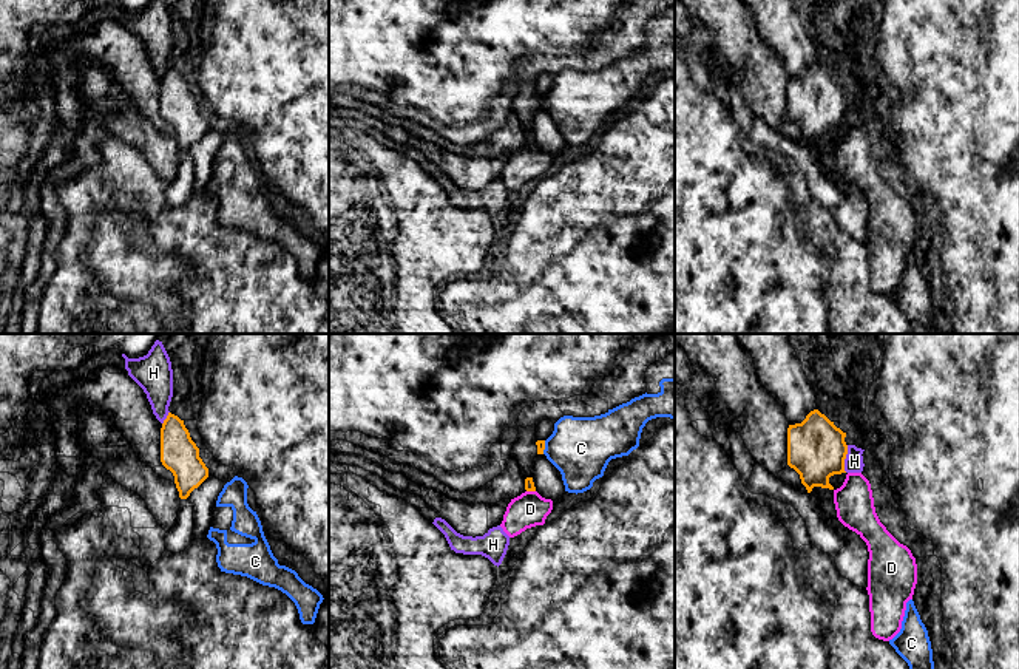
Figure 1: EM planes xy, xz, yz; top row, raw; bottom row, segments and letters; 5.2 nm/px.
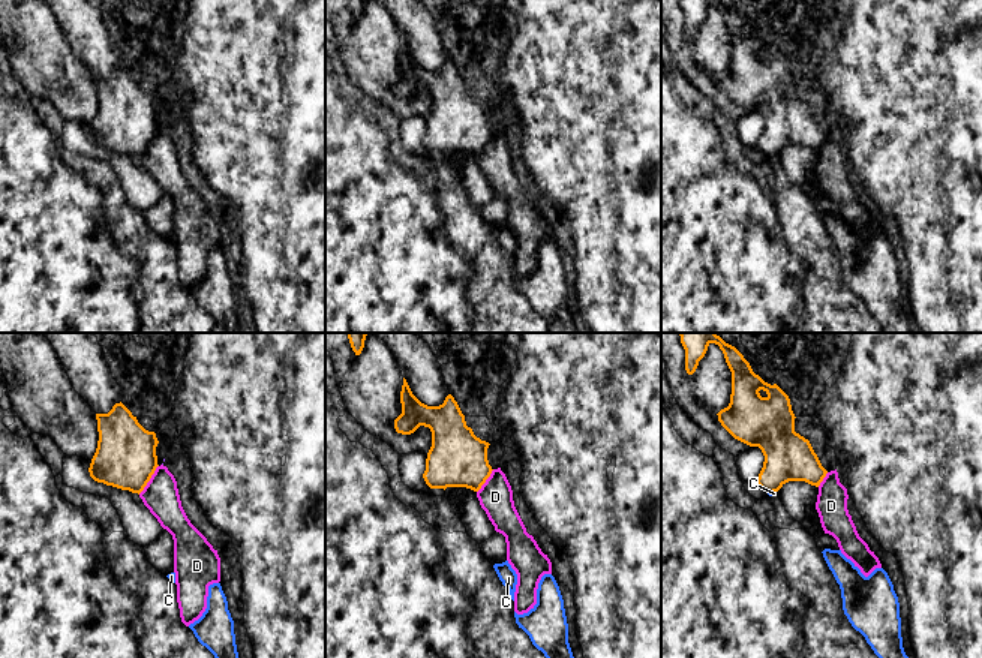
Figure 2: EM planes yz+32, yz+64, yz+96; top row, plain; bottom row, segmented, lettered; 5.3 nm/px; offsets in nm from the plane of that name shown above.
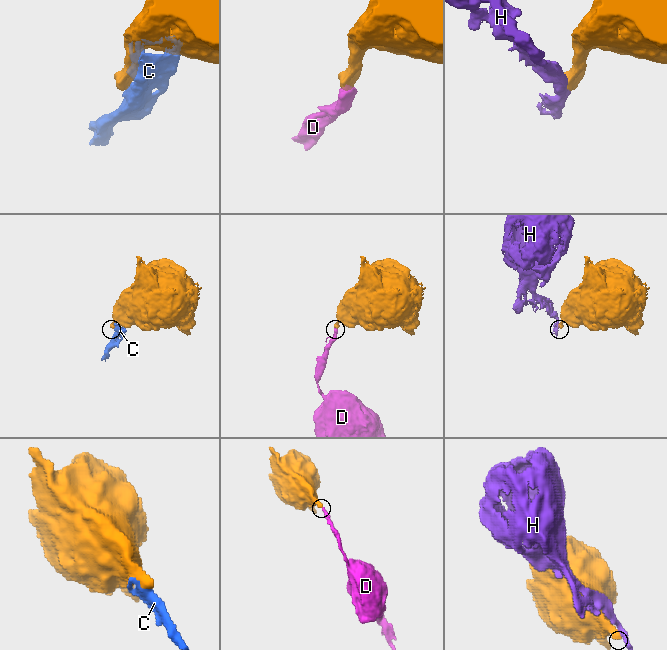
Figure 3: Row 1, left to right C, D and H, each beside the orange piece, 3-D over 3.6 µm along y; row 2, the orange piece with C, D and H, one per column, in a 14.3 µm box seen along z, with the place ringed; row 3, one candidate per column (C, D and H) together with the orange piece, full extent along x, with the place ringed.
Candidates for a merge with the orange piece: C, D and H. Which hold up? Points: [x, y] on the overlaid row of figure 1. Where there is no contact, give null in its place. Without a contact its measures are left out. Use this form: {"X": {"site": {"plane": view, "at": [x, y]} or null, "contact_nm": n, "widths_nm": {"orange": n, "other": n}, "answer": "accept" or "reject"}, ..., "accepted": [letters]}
{"C": {"site": {"plane": "xz", "at": [544, 447]}, "contact_nm": 70, "widths_nm": {"orange": 50, "other": 320}, "answer": "reject"}, "D": {"site": {"plane": "xz", "at": [531, 490]}, "contact_nm": 50, "widths_nm": {"orange": 50, "other": 180}, "answer": "reject"}, "H": {"site": {"plane": "yz", "at": [845, 458]}, "contact_nm": 140, "widths_nm": {"orange": 300, "other": 100}, "answer": "reject"}, "accepted": []}

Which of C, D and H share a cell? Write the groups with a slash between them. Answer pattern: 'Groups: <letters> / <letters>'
Groups: C / D / H

